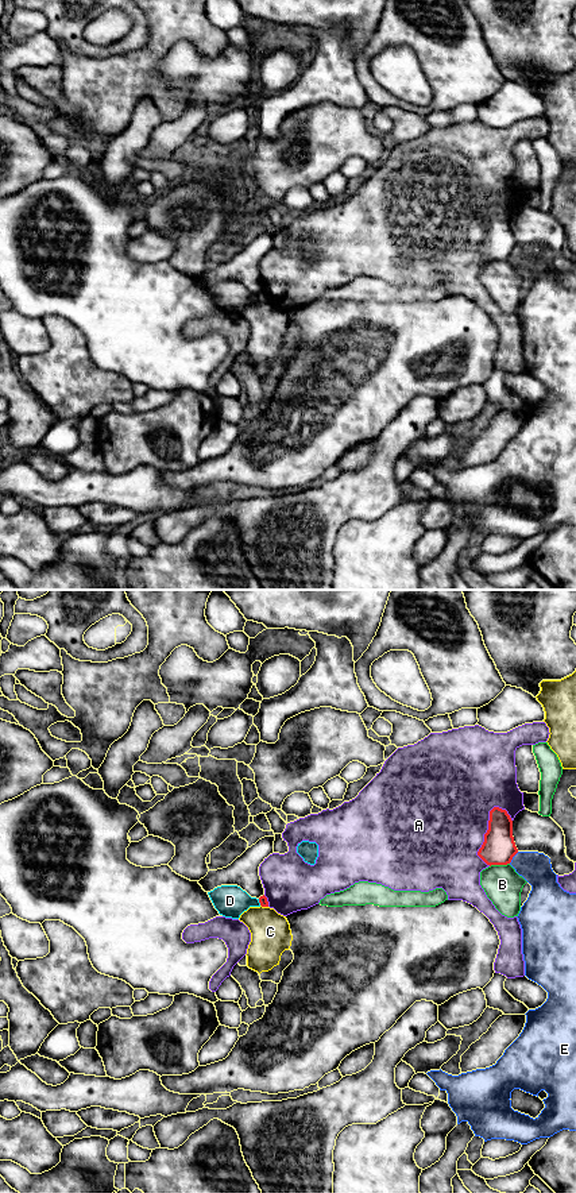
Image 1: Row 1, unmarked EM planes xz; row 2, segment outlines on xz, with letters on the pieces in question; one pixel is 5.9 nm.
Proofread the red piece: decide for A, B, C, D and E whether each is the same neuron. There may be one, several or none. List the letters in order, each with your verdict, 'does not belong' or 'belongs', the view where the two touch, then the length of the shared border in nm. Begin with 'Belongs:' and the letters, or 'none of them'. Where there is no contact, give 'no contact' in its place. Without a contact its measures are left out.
Belongs: none of them
A: does not belong; meets red in xz; contact 360 nm long
B: does not belong; meets red in xz; contact 120 nm long
C: does not belong; meets red in xz; contact 50 nm long
D: does not belong; meets red in xz; contact 40 nm long
E: does not belong; meets red in xz; contact 90 nm long

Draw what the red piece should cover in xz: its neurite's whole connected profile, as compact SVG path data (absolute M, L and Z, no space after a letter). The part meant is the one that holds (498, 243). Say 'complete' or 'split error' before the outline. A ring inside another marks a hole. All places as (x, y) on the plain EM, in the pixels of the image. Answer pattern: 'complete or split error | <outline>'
complete | M494 202L490 206L488 225L478 251L491 262L510 259L517 248L513 216L506 205Z

